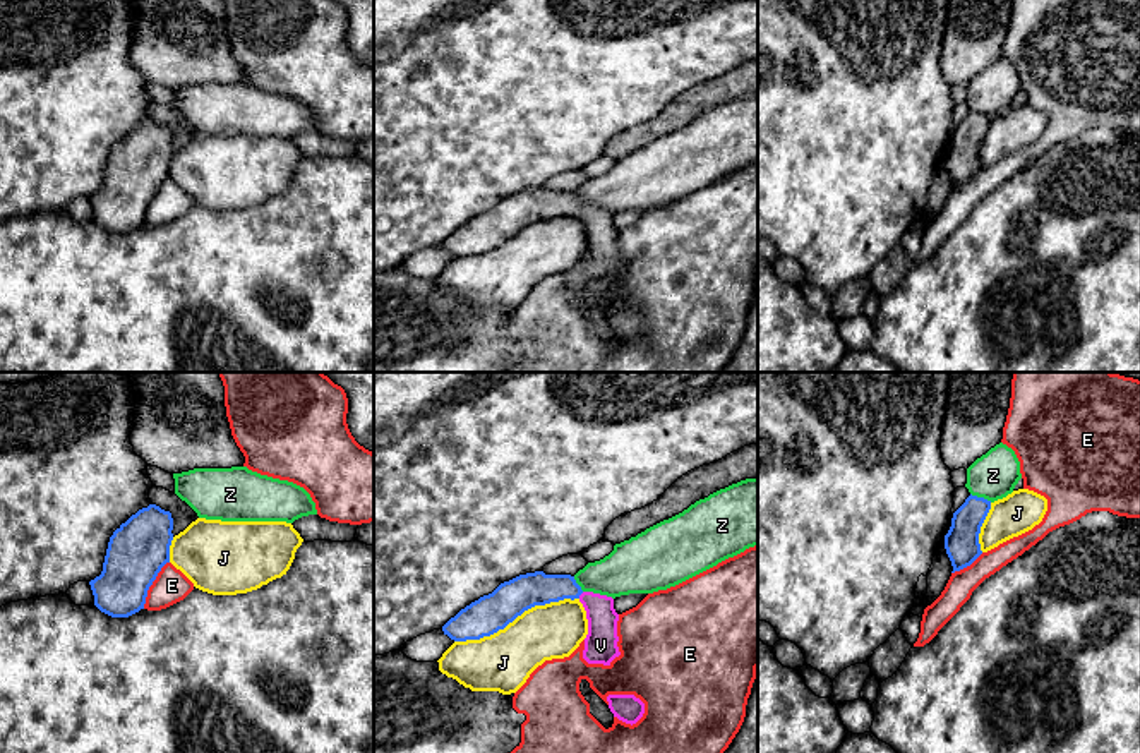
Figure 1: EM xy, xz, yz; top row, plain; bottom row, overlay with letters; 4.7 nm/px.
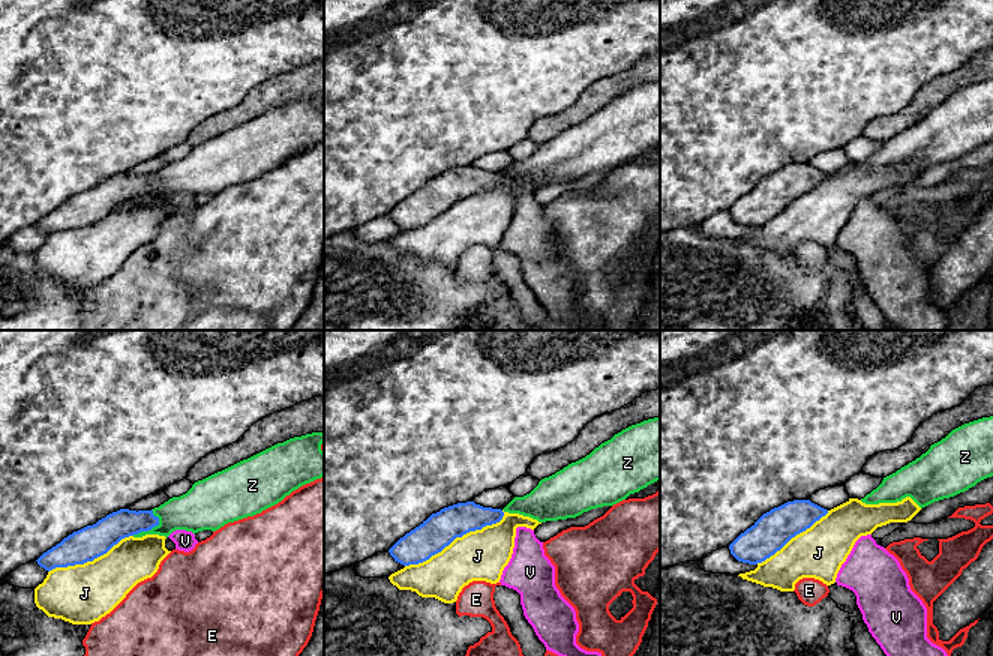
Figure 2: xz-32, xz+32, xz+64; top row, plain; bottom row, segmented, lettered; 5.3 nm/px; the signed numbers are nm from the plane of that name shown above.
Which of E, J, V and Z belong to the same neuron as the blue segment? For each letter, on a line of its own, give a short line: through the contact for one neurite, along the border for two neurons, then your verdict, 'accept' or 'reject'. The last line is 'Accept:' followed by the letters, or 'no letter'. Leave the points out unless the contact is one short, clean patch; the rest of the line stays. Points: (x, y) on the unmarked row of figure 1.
E: reject
J: reject
V: line xz (527, 206), (580, 210), (600, 230), (600, 258); accept
Z: reject
Accept: V

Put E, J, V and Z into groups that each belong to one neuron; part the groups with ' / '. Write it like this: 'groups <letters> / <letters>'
groups E / J / V / Z

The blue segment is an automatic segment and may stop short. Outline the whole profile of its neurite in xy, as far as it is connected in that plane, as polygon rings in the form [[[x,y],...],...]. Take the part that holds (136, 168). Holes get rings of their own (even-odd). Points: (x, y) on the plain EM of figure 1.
[[[149,120],[113,148],[103,187],[89,197],[101,228],[129,233],[144,225],[149,202],[170,178],[171,146],[171,129]]]

